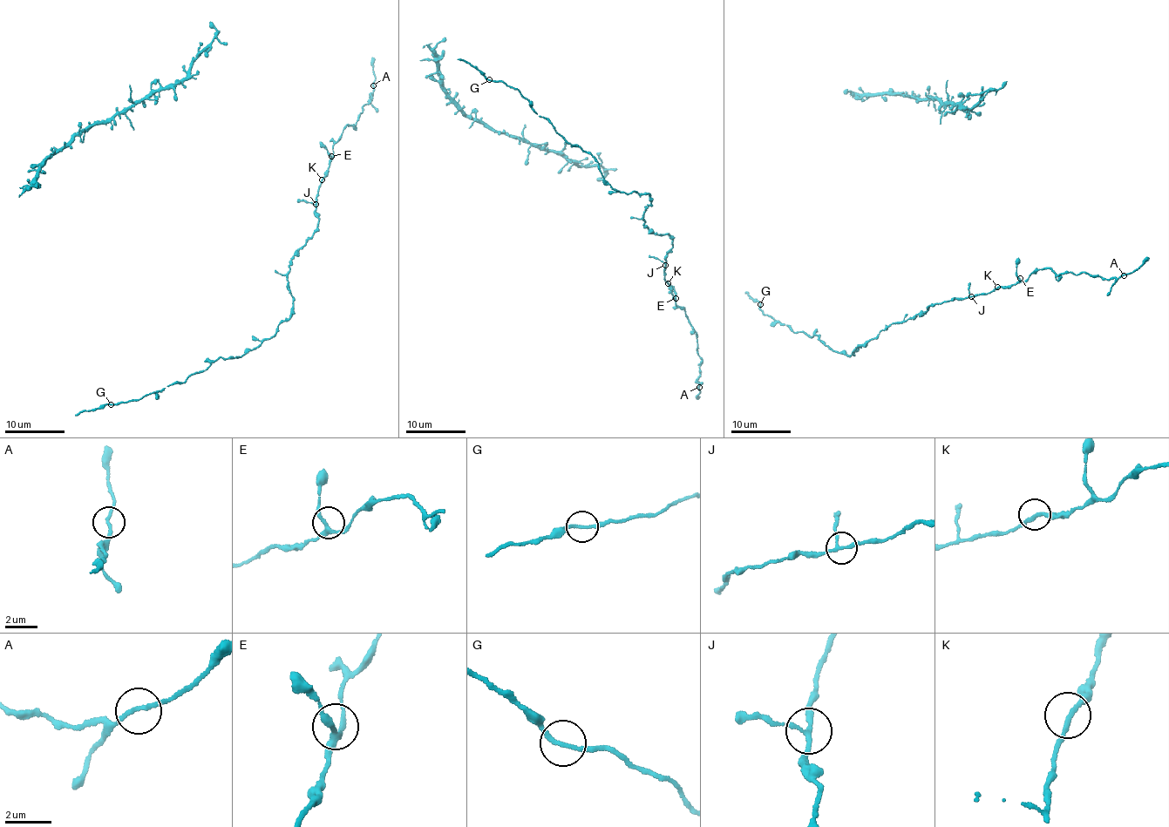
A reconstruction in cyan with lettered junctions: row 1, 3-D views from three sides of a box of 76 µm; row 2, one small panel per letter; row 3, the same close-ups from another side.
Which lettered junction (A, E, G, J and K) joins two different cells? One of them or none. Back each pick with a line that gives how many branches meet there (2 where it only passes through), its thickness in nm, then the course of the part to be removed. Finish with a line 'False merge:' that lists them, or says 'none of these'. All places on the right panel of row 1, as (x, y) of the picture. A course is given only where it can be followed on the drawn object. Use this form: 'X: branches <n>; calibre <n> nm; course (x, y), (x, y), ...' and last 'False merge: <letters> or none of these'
False merge: none of these

